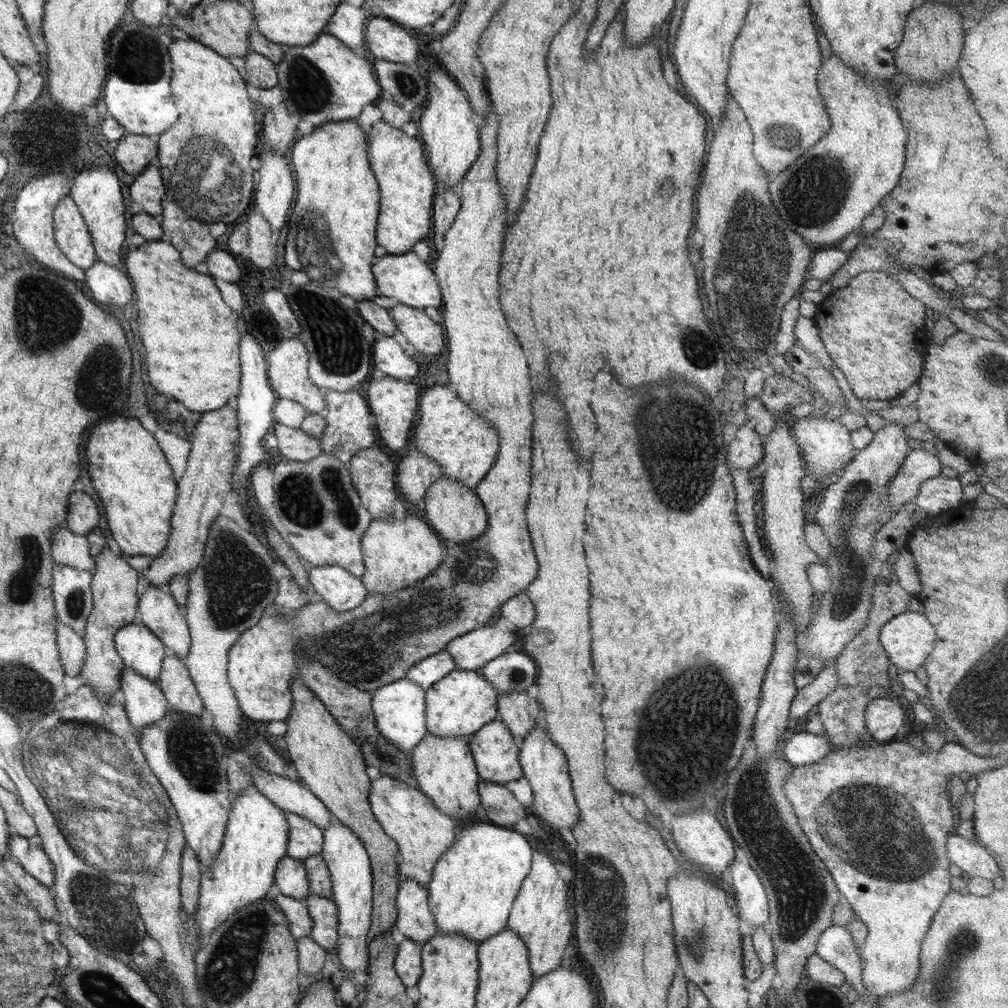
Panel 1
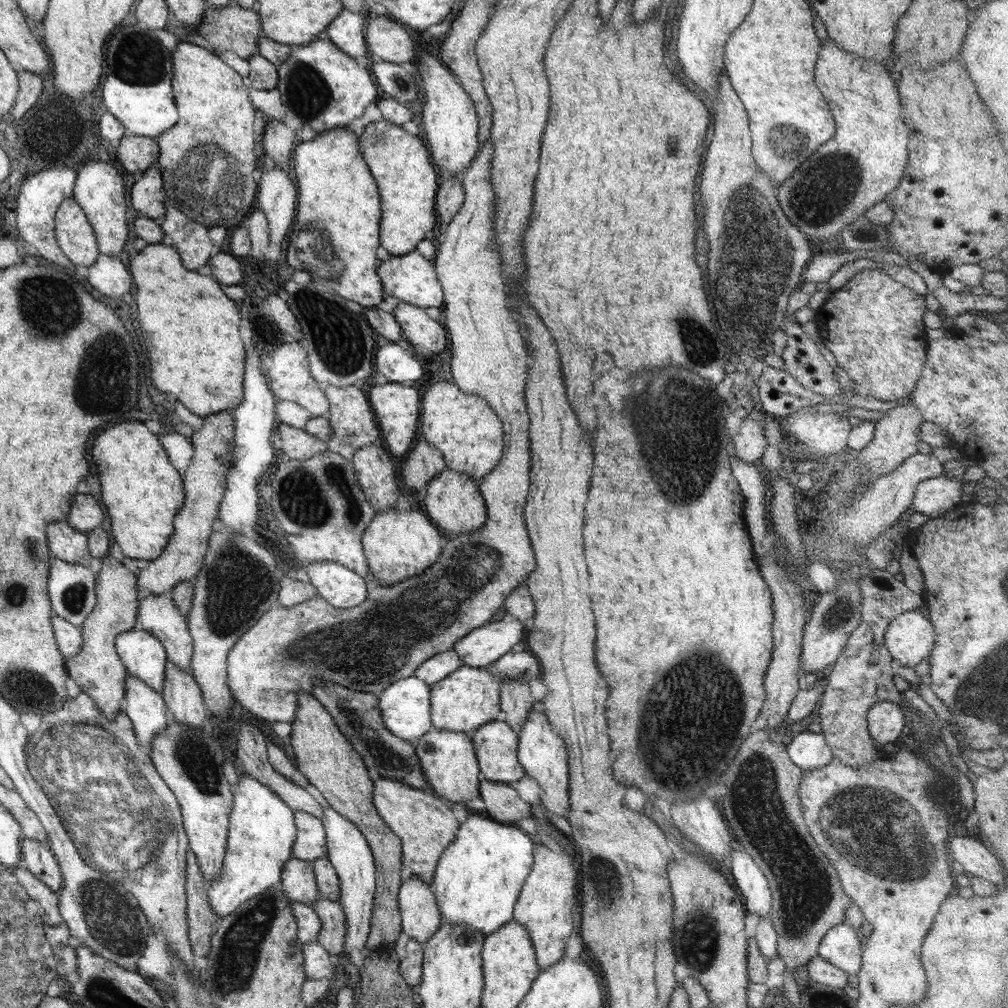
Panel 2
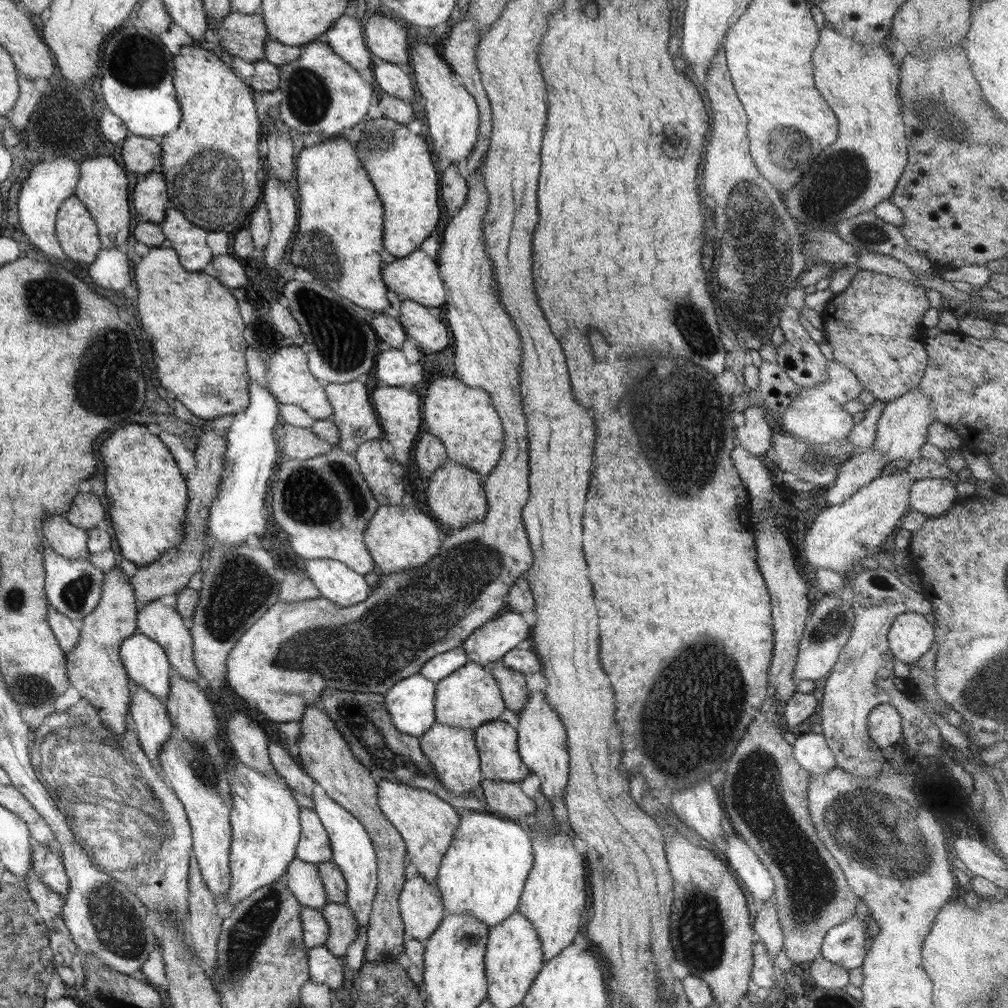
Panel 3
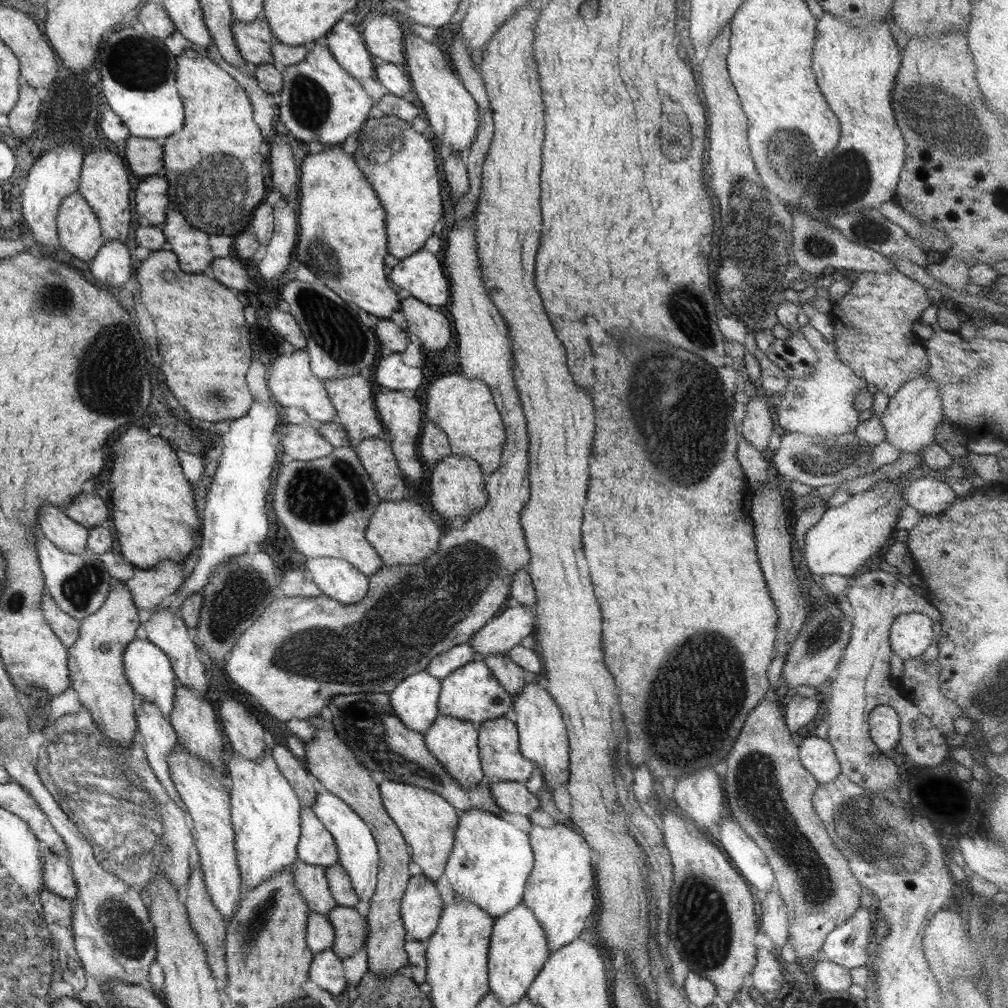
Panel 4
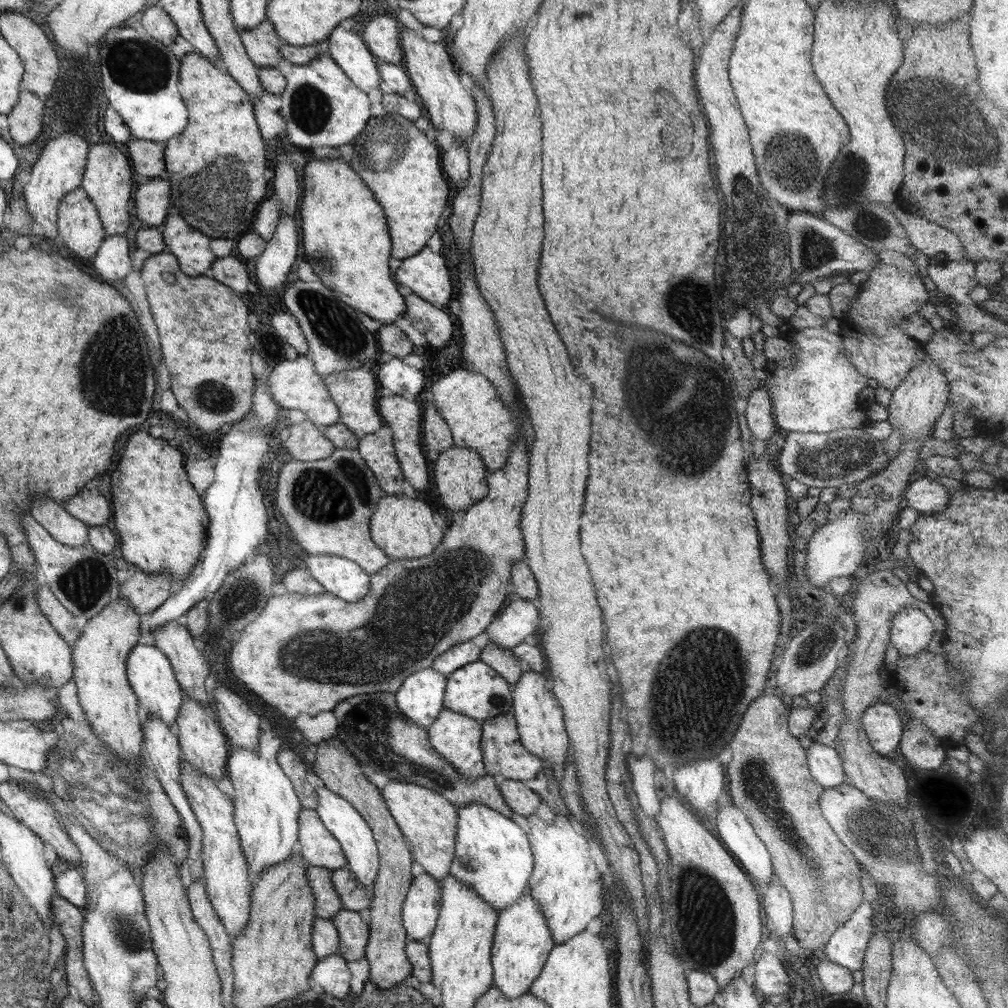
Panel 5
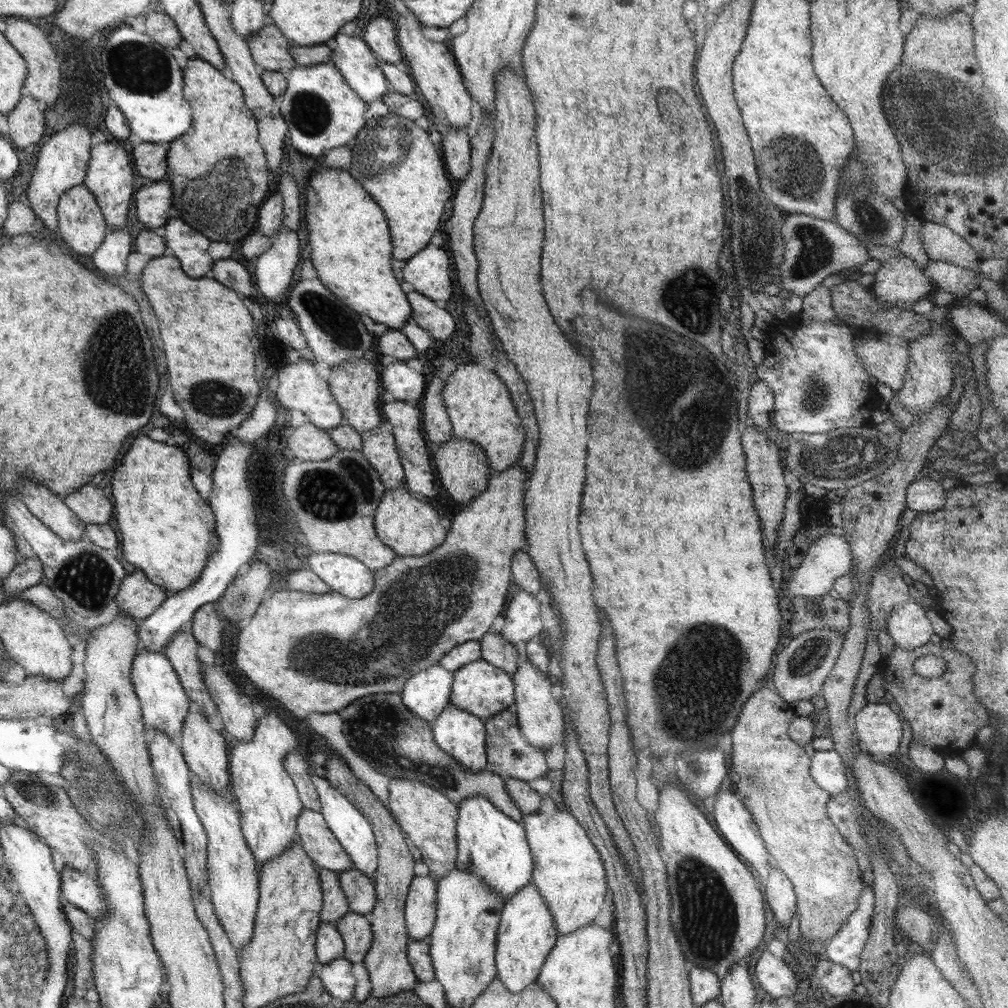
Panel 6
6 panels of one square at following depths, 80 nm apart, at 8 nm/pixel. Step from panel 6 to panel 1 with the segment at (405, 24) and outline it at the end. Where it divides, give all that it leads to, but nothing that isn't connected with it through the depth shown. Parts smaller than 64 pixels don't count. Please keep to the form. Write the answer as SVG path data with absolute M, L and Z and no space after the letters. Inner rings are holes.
M434 68L426 84L428 104L417 124L418 137L422 140L434 182L445 188L458 188L480 154L480 118L472 116L467 92L458 87L457 82L444 70Z

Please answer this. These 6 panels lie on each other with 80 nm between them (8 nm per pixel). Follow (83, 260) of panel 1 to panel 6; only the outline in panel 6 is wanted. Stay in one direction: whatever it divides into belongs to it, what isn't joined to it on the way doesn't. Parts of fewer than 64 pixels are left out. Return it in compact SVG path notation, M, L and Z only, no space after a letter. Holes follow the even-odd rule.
M85 184L74 186L65 192L57 204L57 219L60 228L57 229L56 238L62 240L78 254L91 255L96 252L105 240L105 234L109 231L109 225L101 213L96 195Z

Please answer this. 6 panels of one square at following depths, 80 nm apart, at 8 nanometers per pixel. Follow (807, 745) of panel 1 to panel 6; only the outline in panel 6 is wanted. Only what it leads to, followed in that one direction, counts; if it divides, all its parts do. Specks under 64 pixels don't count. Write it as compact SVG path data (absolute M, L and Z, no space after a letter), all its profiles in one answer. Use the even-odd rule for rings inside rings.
M835 749L815 750L811 756L810 775L831 796L838 796L848 788L846 769Z

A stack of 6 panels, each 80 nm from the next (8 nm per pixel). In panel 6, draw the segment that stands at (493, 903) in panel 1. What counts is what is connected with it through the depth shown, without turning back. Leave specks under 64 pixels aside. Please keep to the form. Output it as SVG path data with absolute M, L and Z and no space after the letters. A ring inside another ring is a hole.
M475 795L457 806L455 868L473 871L487 886L496 890L495 893L502 901L508 901L531 882L535 865L523 825L497 810L482 796Z

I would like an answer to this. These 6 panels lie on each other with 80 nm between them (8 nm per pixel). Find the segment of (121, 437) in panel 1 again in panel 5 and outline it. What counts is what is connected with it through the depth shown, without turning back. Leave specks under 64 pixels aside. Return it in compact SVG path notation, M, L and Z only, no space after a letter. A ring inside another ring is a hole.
M134 432L122 448L116 470L110 474L110 492L114 505L114 526L120 536L123 557L136 568L150 574L168 571L179 586L200 561L208 534L209 514L206 514L202 495L190 484L184 468L184 453L176 446L154 438L148 432Z

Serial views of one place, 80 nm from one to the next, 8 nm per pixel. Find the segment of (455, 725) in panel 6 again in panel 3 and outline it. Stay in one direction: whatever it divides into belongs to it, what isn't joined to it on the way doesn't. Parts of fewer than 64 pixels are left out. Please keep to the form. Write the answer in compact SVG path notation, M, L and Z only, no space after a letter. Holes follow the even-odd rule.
M435 722L421 737L419 737L421 751L426 755L436 771L438 781L444 789L456 797L473 795L481 787L484 776L480 769L479 750L476 748L473 729L450 728Z

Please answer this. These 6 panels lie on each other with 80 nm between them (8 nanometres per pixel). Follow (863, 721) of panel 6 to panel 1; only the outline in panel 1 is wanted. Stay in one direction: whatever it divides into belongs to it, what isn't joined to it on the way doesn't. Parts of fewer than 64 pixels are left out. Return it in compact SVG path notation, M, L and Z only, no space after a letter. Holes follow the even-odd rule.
M876 697L865 704L864 723L874 739L885 743L895 739L904 726L904 708L888 697Z

